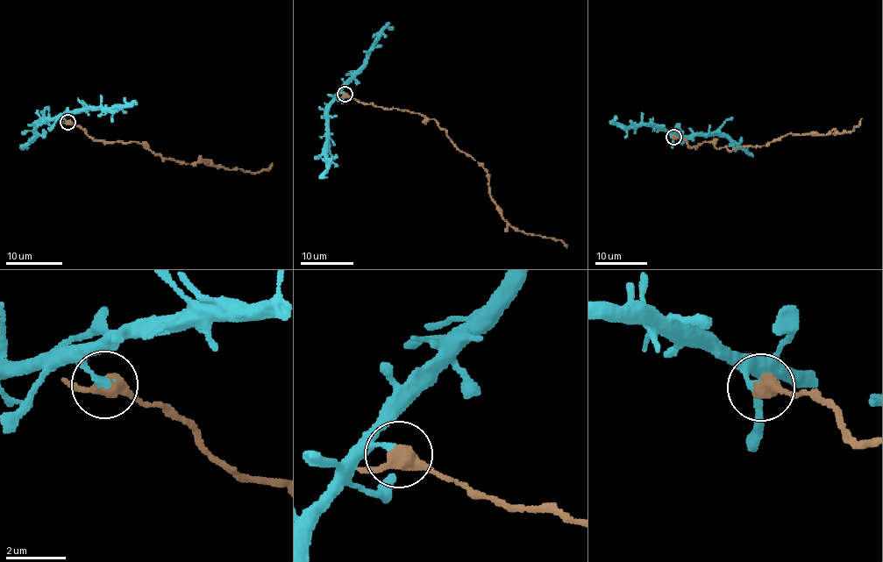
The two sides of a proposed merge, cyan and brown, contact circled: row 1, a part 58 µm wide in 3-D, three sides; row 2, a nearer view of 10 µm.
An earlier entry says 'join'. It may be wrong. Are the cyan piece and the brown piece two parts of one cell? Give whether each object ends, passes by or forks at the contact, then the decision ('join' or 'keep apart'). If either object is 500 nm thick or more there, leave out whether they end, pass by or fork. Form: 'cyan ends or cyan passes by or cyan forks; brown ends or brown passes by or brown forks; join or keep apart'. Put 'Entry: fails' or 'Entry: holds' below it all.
cyan ends; brown passes by; keep apart
Entry: fails

